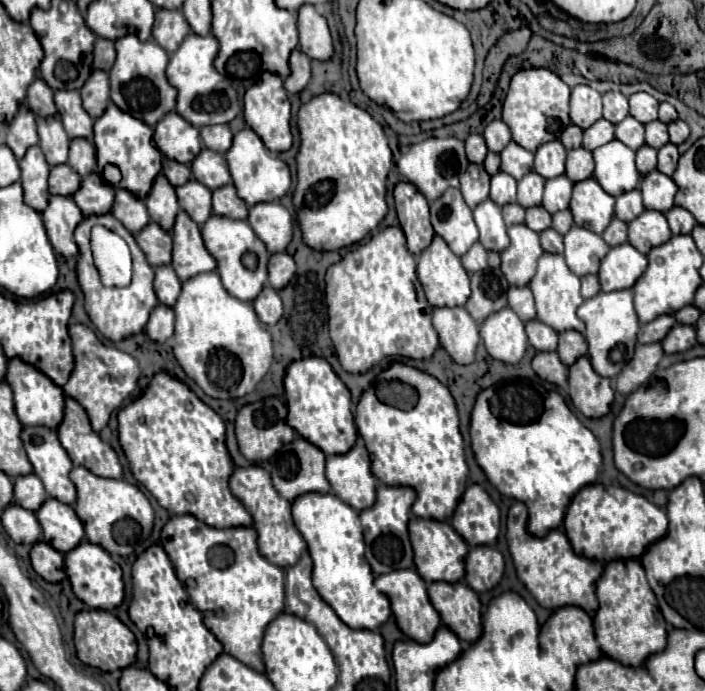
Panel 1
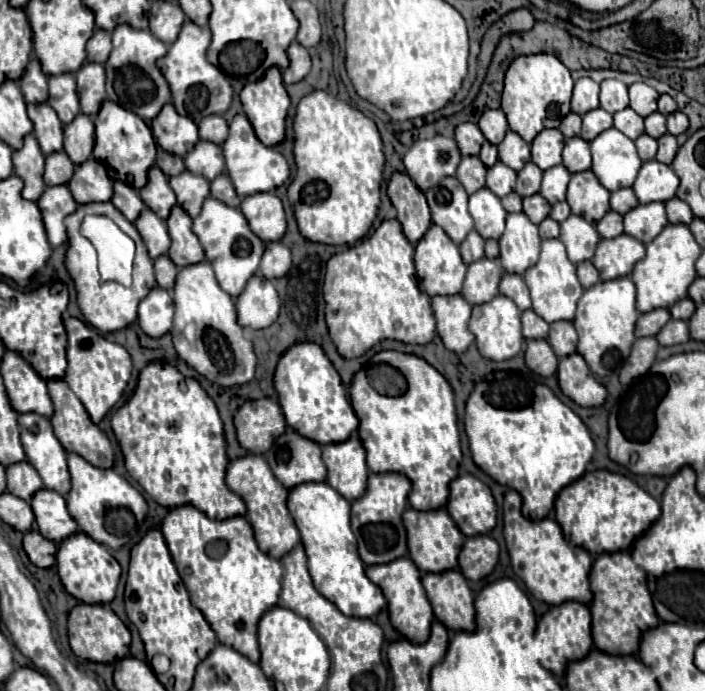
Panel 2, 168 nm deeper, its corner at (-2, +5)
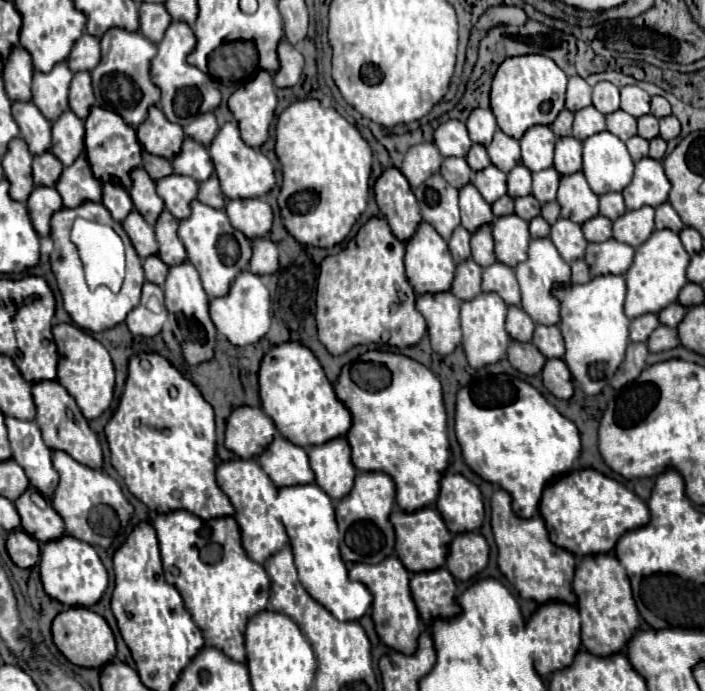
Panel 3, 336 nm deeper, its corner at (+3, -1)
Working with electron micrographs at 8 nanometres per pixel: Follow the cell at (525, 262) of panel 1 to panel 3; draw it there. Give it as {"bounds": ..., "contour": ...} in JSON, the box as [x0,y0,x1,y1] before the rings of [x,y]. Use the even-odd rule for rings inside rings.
{"bounds":[492,214,530,268],"contour":[[[516,214],[500,216],[492,222],[492,236],[496,244],[496,260],[516,268],[528,256],[530,232],[528,222]]]}

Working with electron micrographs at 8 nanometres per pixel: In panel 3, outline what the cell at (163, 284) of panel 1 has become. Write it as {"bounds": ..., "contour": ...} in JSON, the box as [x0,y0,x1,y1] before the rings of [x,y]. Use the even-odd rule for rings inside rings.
{"bounds":[144,256,168,286],"contour":[[[148,256],[144,260],[144,272],[146,272],[146,280],[148,282],[152,282],[156,286],[164,286],[168,266],[158,256]]]}

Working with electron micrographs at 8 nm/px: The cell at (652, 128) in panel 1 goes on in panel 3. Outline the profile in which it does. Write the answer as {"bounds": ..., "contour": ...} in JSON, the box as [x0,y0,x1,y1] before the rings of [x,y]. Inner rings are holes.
{"bounds":[638,114,658,140],"contour":[[[652,114],[640,116],[638,118],[638,136],[642,136],[644,140],[652,140],[658,136],[658,118]]]}

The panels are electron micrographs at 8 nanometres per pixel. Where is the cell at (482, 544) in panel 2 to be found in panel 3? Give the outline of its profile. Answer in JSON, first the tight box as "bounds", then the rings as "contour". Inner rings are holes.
{"bounds":[446,532,488,582],"contour":[[[468,532],[456,536],[450,544],[450,556],[446,558],[446,568],[450,574],[462,582],[470,580],[488,564],[488,544],[482,534]]]}

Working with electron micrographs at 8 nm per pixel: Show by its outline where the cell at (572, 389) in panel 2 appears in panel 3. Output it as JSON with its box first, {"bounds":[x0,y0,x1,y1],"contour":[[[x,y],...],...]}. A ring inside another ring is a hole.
{"bounds":[542,358,574,400],"contour":[[[554,358],[548,360],[542,370],[542,382],[550,394],[554,394],[558,400],[570,400],[574,396],[574,384],[572,374],[564,360]]]}

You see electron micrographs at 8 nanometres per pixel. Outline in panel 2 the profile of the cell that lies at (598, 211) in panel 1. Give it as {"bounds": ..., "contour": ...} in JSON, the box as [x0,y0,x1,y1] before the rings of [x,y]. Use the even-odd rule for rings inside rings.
{"bounds":[567,170,609,224],"contour":[[[591,170],[575,172],[567,188],[571,212],[595,224],[609,210],[609,190],[605,190]]]}

